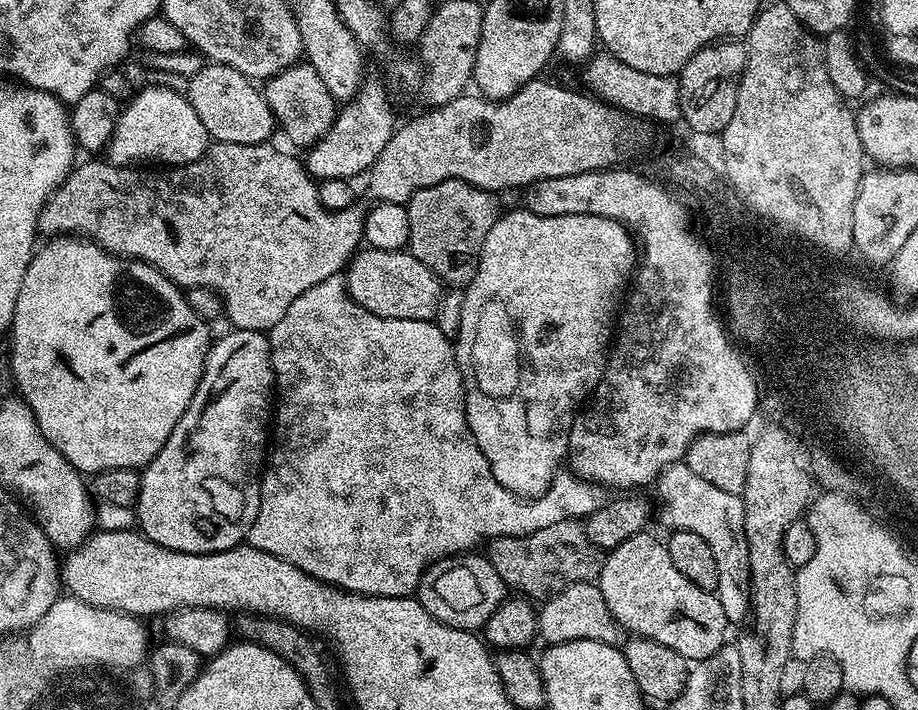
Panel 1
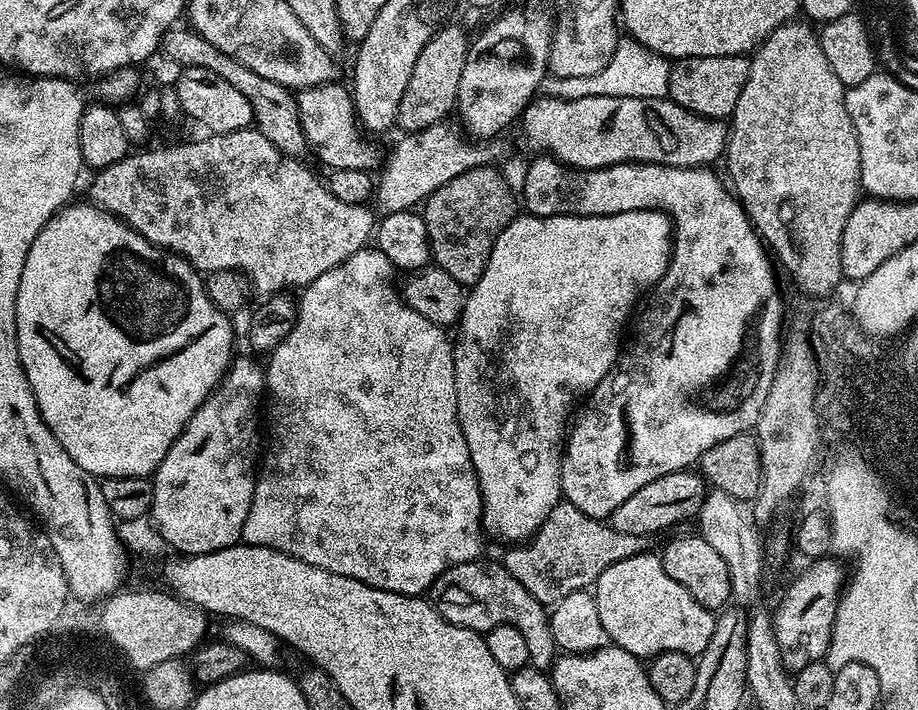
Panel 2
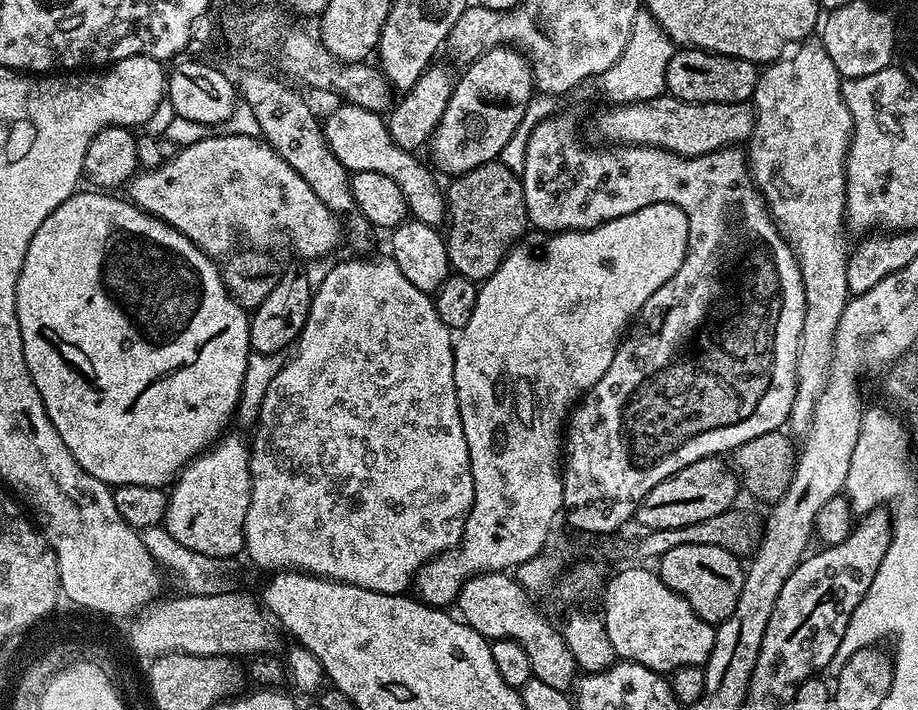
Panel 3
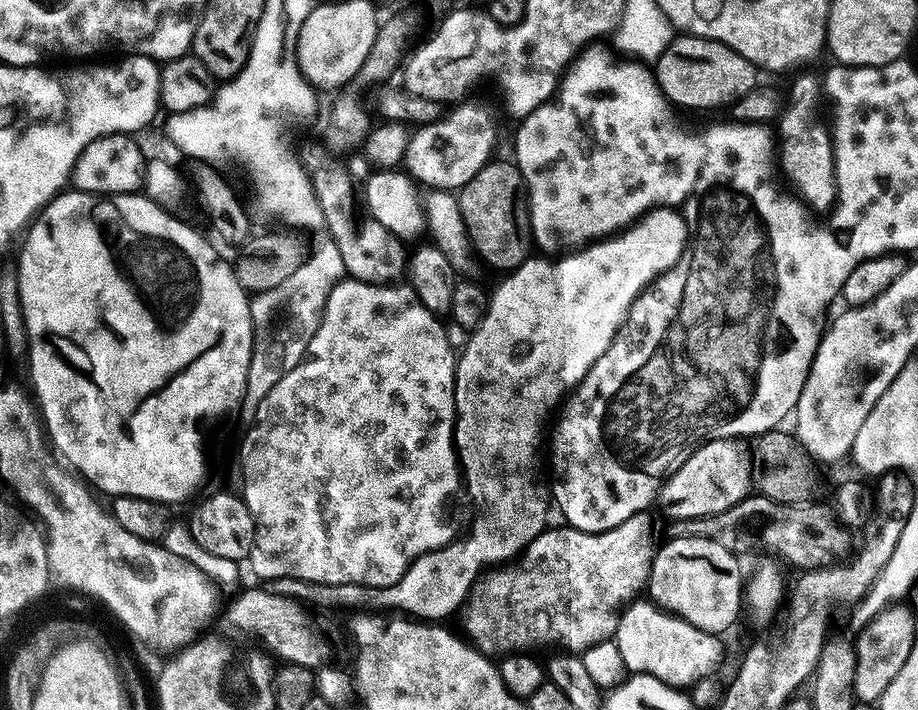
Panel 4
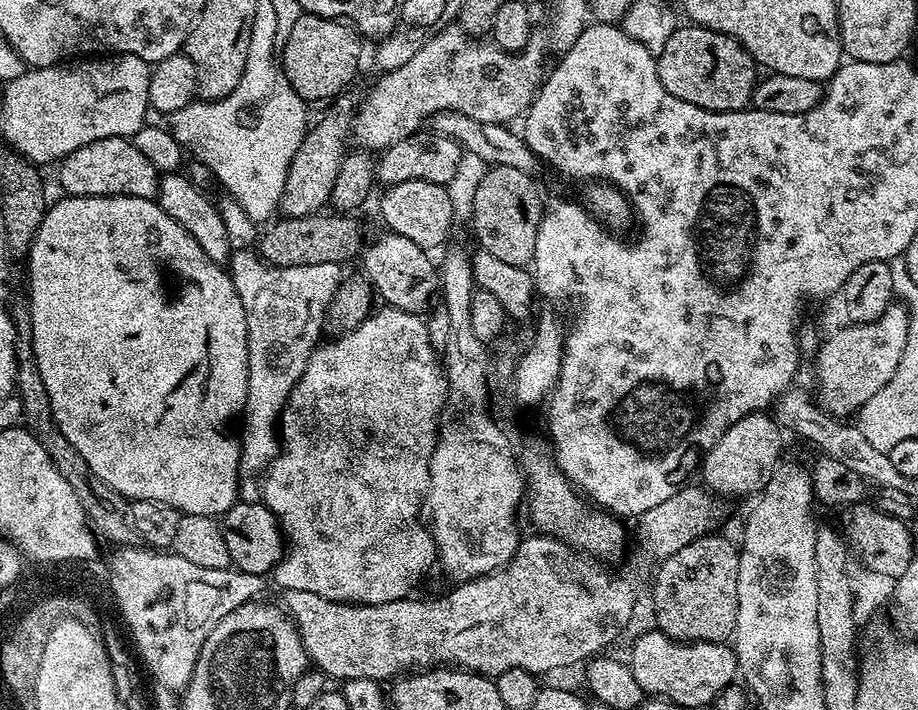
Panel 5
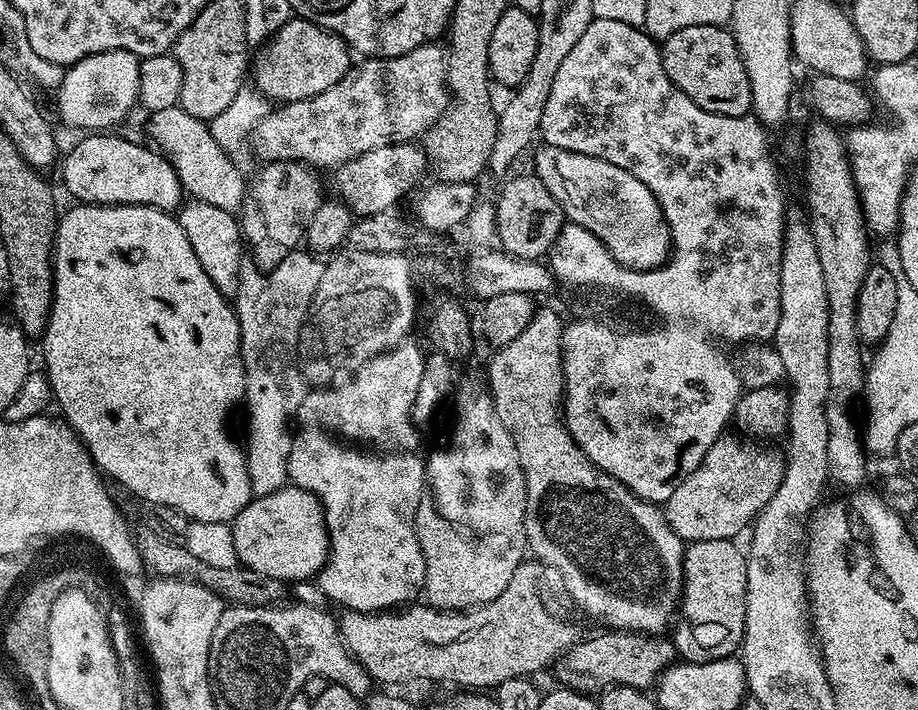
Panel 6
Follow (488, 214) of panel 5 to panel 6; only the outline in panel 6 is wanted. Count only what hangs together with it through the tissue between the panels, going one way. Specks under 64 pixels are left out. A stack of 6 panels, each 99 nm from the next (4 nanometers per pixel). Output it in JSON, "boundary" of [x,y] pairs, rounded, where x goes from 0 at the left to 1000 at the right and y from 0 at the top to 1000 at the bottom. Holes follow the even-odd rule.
{"boundary":[[[581,245],[562,248],[545,265],[545,277],[539,277],[540,335],[544,348],[554,361],[588,366],[601,354],[610,325],[614,323],[617,306],[612,290],[590,262],[590,256]]]}

